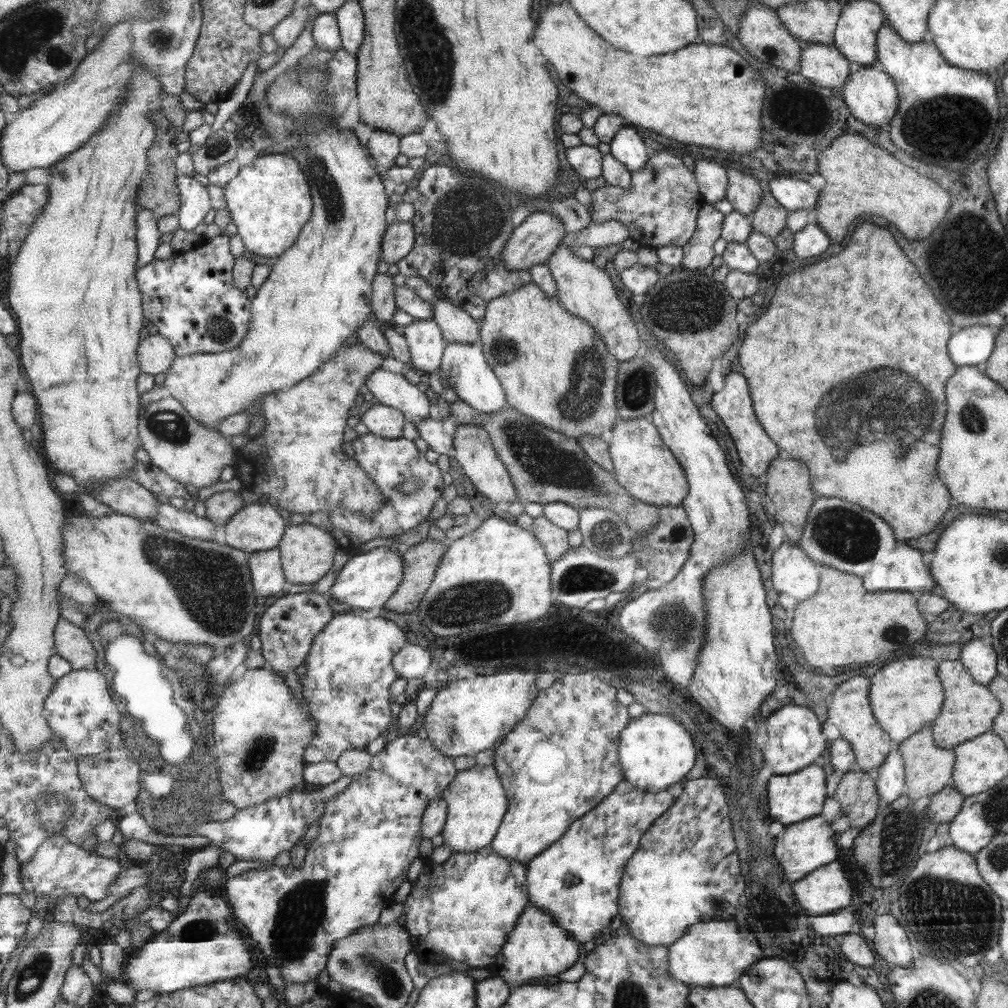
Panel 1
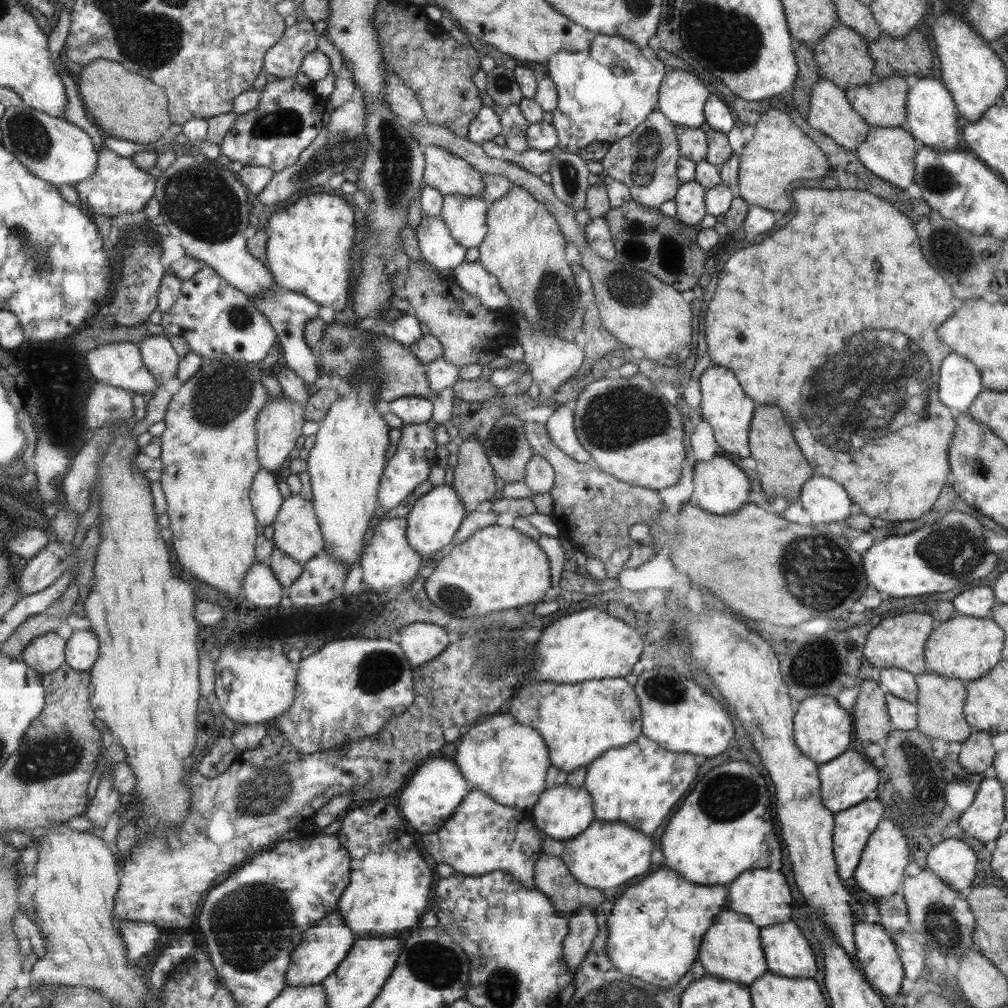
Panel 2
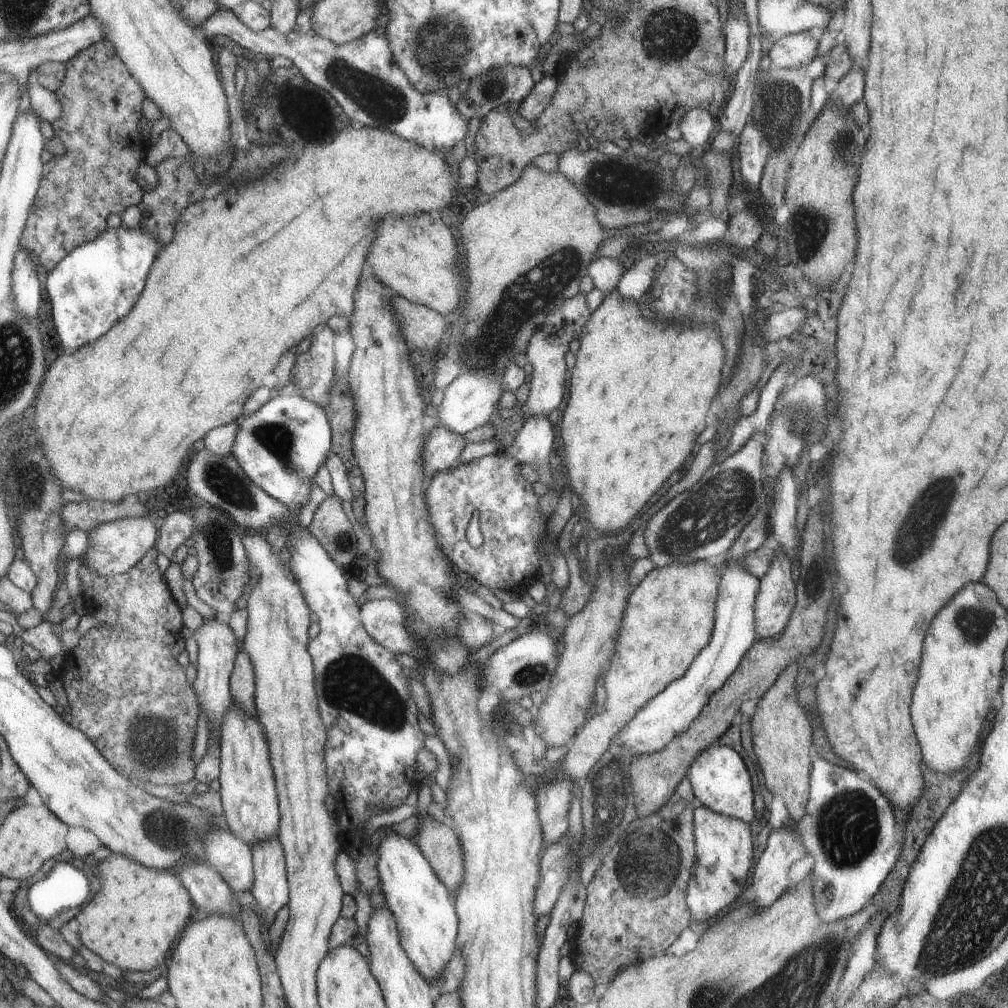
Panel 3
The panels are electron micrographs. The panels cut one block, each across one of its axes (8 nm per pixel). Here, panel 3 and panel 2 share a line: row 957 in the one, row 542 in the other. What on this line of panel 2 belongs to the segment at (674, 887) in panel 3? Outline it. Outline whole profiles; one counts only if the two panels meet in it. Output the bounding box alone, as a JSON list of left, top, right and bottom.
[524,421,664,578]

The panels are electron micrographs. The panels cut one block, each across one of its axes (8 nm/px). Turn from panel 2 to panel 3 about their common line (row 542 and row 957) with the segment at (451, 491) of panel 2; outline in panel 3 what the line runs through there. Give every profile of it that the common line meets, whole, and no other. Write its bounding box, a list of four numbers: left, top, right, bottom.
[377,831,458,982]

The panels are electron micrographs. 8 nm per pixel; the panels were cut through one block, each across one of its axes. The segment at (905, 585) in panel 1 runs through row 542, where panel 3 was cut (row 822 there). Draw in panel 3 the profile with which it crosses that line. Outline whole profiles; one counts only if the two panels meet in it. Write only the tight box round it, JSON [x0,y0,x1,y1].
[795,754,903,924]

